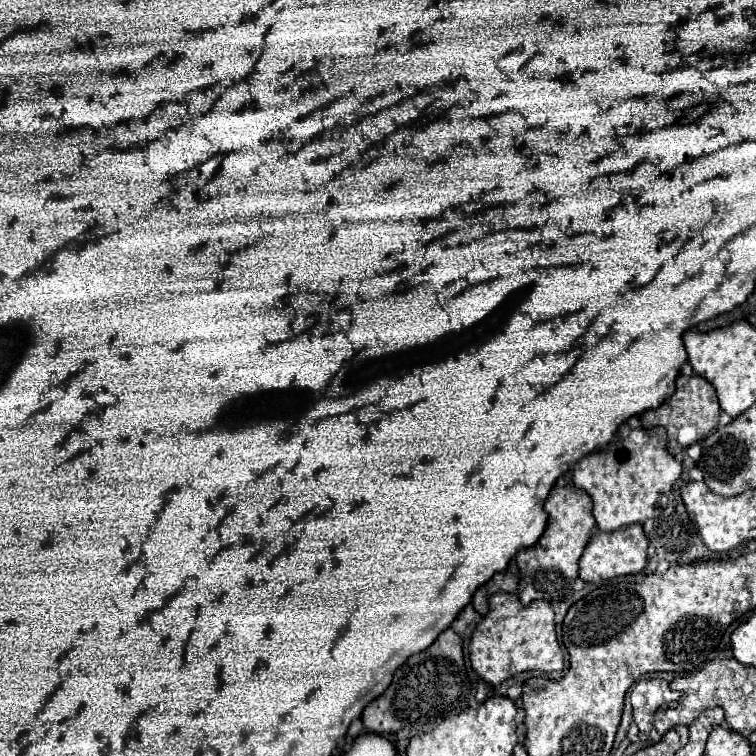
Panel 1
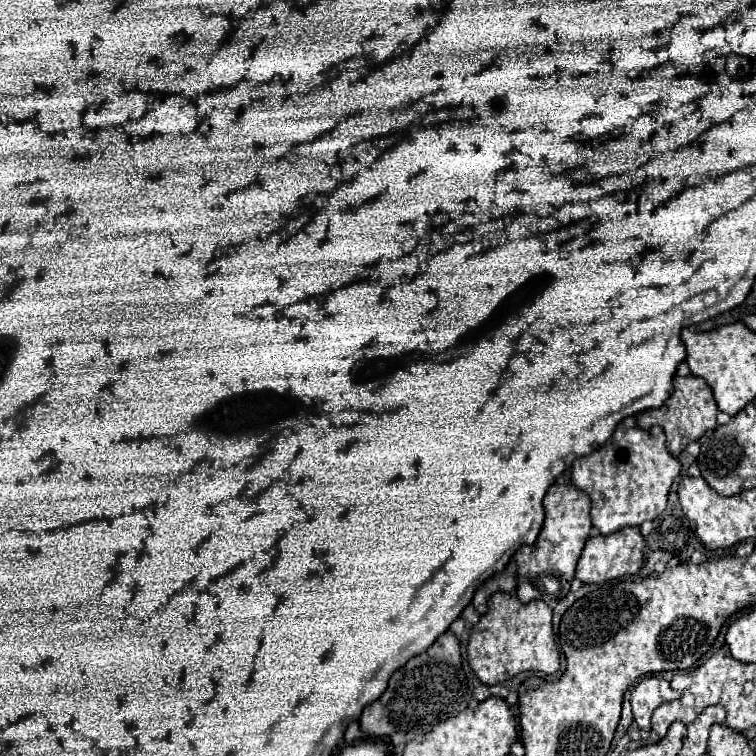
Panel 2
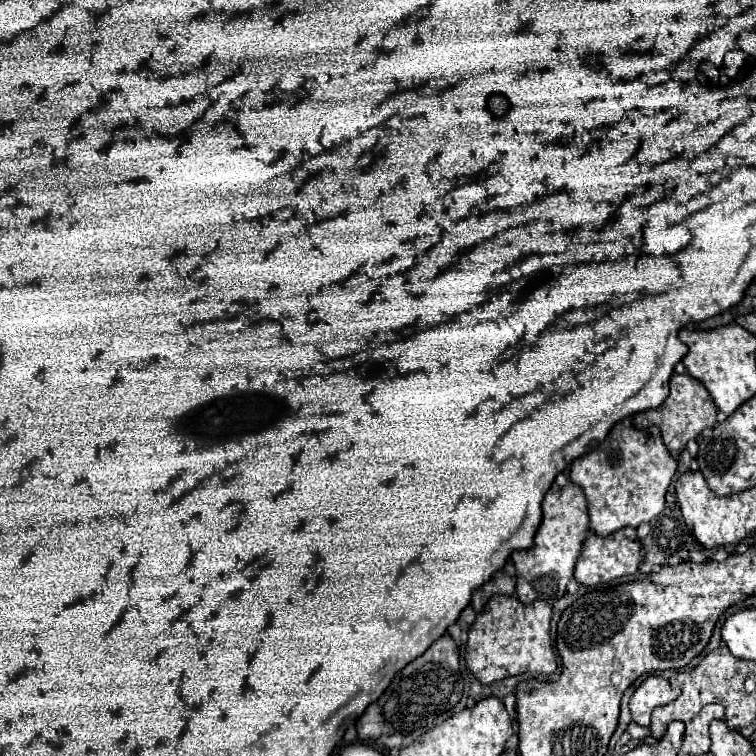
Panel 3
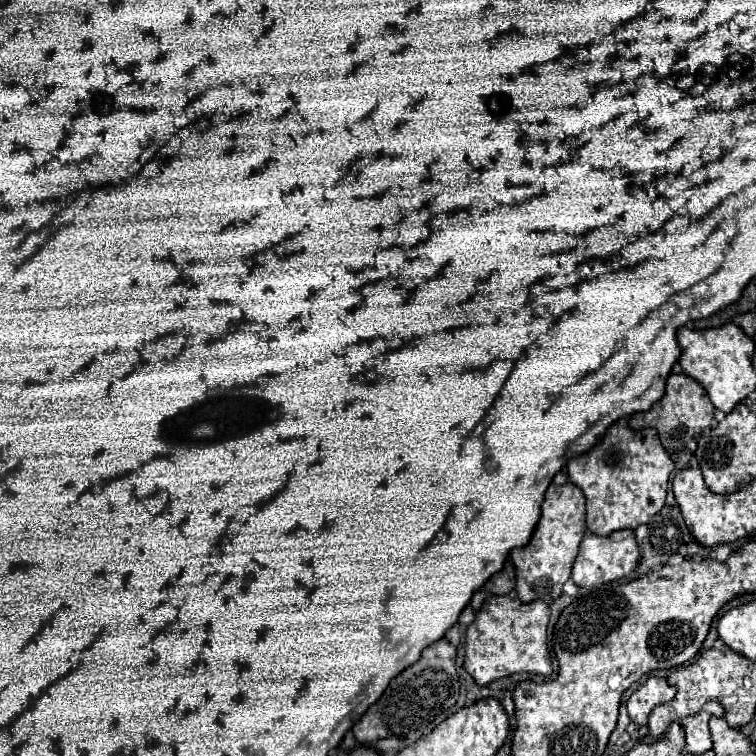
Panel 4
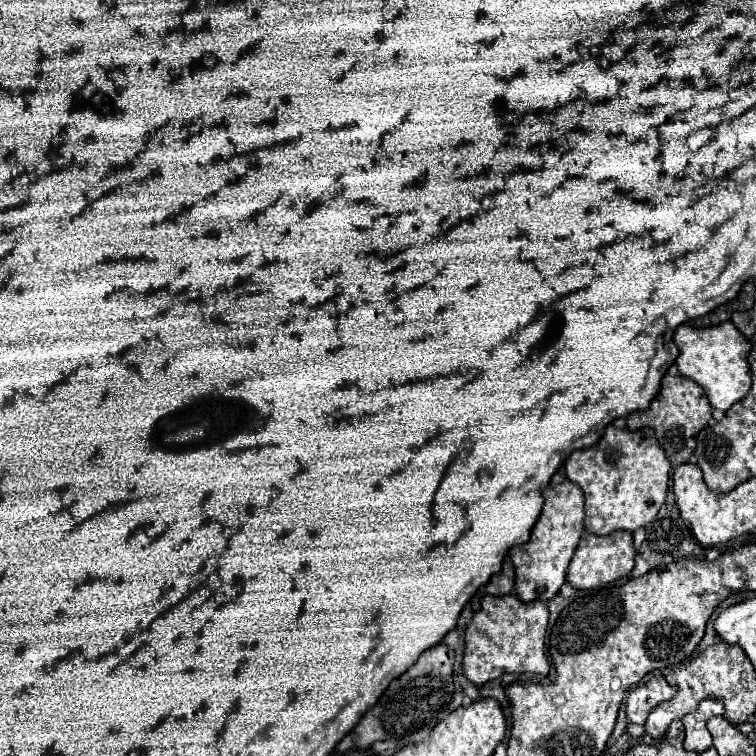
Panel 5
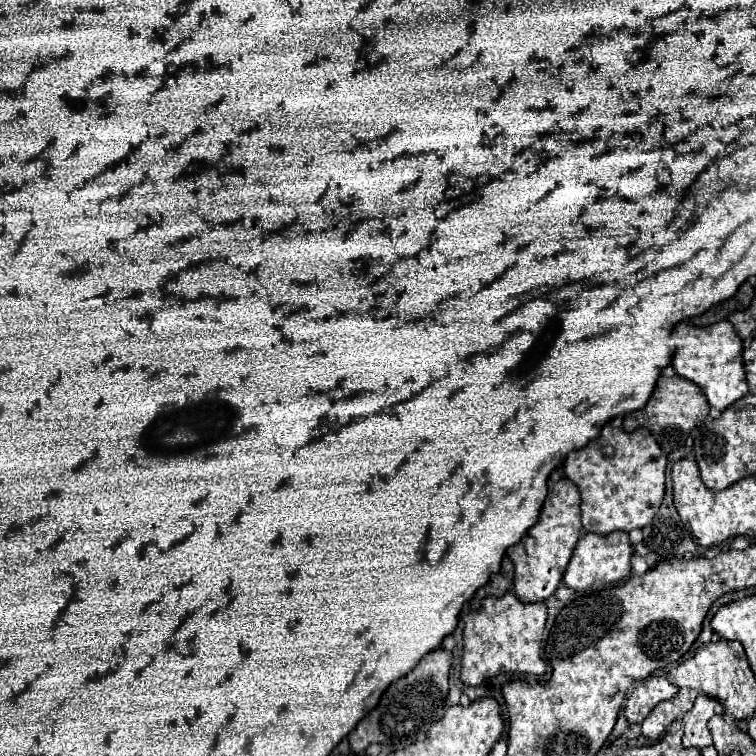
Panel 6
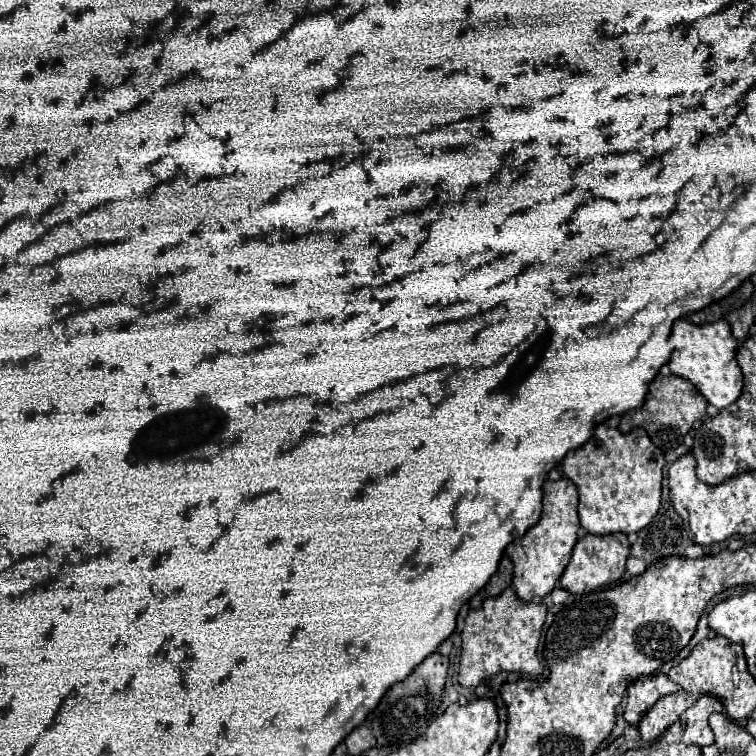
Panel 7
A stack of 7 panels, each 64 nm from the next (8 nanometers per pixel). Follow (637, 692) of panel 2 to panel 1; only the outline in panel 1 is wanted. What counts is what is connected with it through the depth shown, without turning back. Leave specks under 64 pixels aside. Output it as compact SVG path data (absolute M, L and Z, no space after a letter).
M640 680L634 690L630 692L630 702L634 706L634 722L638 724L640 732L648 734L652 730L654 712L672 700L678 700L682 692L670 690L666 680Z

